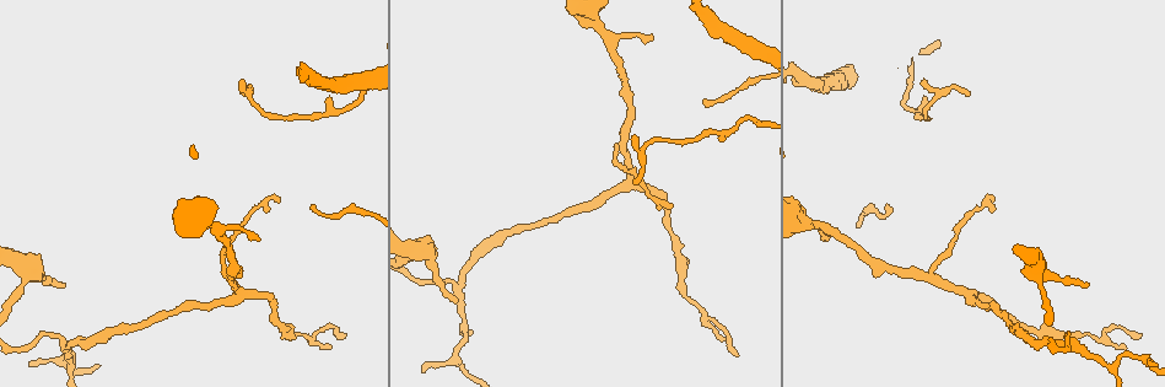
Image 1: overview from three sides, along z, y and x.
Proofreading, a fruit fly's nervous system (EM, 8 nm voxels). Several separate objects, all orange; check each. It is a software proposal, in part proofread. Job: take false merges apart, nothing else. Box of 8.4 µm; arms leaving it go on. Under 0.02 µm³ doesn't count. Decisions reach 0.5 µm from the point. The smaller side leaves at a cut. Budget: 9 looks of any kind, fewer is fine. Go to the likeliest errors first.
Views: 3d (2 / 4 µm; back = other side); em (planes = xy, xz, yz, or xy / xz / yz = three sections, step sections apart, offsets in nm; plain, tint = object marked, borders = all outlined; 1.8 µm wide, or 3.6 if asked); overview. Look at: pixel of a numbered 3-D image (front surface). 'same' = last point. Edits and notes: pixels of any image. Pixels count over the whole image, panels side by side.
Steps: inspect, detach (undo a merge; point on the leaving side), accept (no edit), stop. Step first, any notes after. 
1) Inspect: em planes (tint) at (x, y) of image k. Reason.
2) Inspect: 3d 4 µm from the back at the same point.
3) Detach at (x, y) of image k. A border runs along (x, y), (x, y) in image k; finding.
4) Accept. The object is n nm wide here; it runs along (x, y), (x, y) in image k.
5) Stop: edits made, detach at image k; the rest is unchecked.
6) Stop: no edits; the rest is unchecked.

Inspect: em planes (borders) at (65, 344) of image 1. Three-way junction.

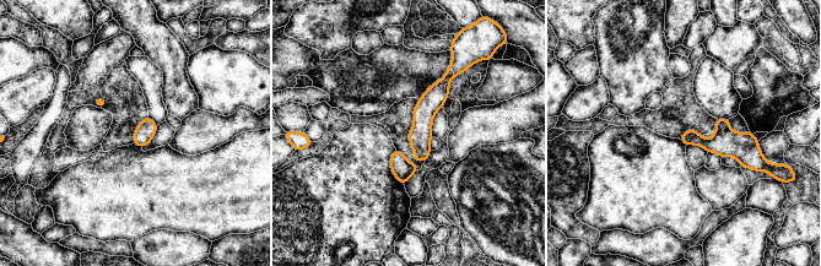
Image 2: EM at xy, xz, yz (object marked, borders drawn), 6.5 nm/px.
Detach at (400, 167) of image 2. The object is 100 nm wide here; a border runs along (411, 164), (410, 172), (400, 182) in image 2; a second cell is stuck on.

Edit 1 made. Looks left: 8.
Inspect: overview.

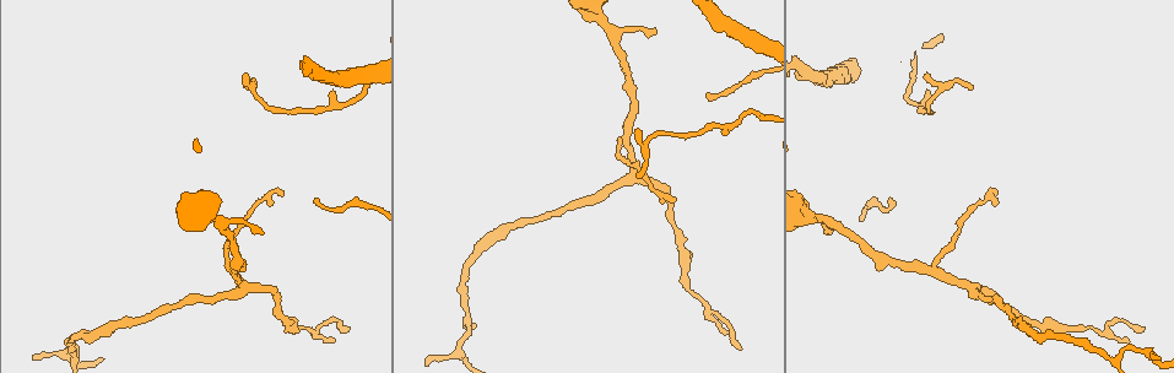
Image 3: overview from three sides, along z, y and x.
Inspect: 3d 4 µm at (684, 279) of image 3. Sudden change in width.

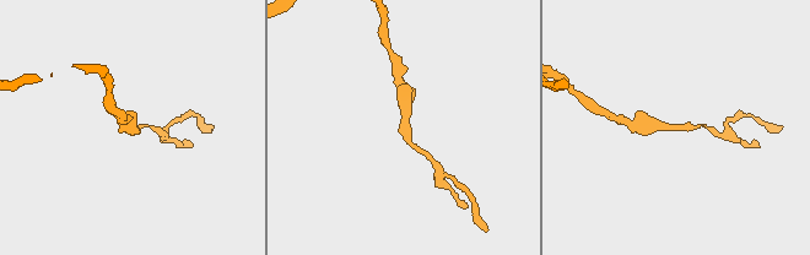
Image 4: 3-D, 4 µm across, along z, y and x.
Inspect: em planes (tint) at (404, 131) of image 4. Now the EM.

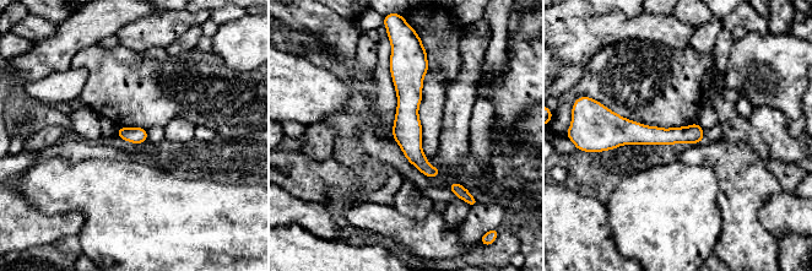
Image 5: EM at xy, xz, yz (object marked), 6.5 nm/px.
Accept. The object is 110 nm wide here; it runs along (400, 63), (411, 147), (434, 173) in image 5; one cell here.

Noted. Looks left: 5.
Inspect: em planes (plain) at (968, 286) of image 3. Three-way junction.

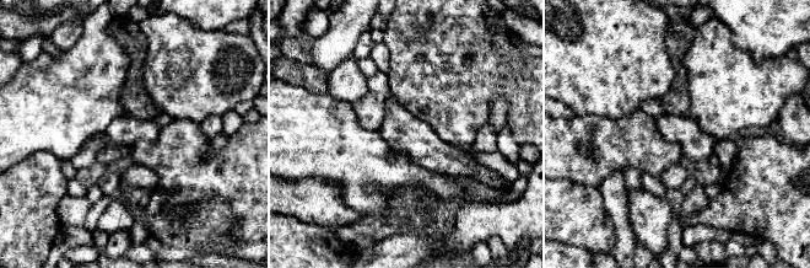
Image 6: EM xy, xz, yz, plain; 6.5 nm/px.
Inspect: em planes (tint) at the same point. Where the object lies.

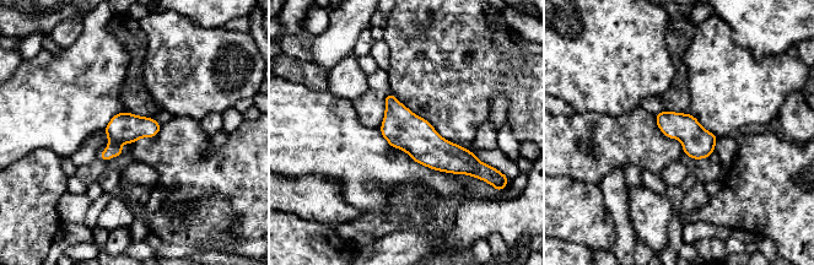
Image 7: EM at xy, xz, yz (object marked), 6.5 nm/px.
Accept. It runs along (388, 98), (440, 155), (469, 167) in image 7; one cell here.

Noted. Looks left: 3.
Stop: edits made, detach at image 2; the rest is unchecked.

